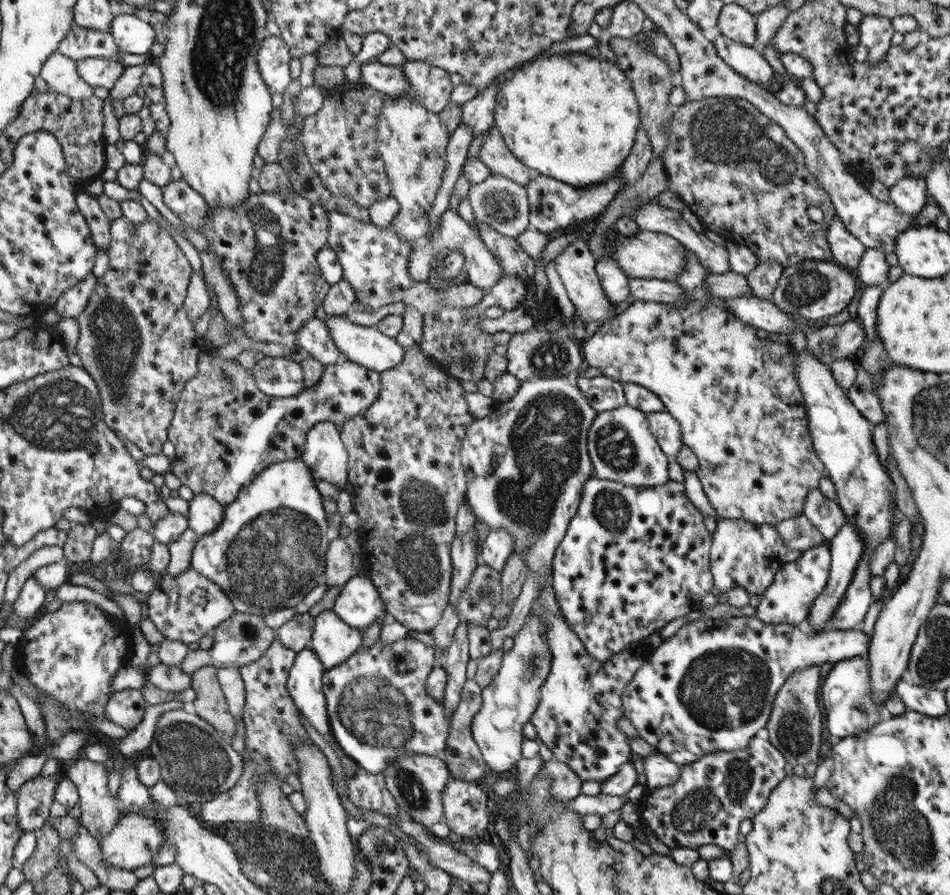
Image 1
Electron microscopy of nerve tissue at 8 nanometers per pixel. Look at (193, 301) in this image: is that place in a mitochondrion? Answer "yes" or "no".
no

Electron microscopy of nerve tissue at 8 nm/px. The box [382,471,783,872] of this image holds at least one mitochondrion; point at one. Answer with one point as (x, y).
(736, 690)

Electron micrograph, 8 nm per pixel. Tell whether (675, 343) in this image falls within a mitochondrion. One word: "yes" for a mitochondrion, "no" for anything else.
no

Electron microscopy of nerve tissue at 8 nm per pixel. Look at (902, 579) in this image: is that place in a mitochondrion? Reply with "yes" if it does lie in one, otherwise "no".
no

